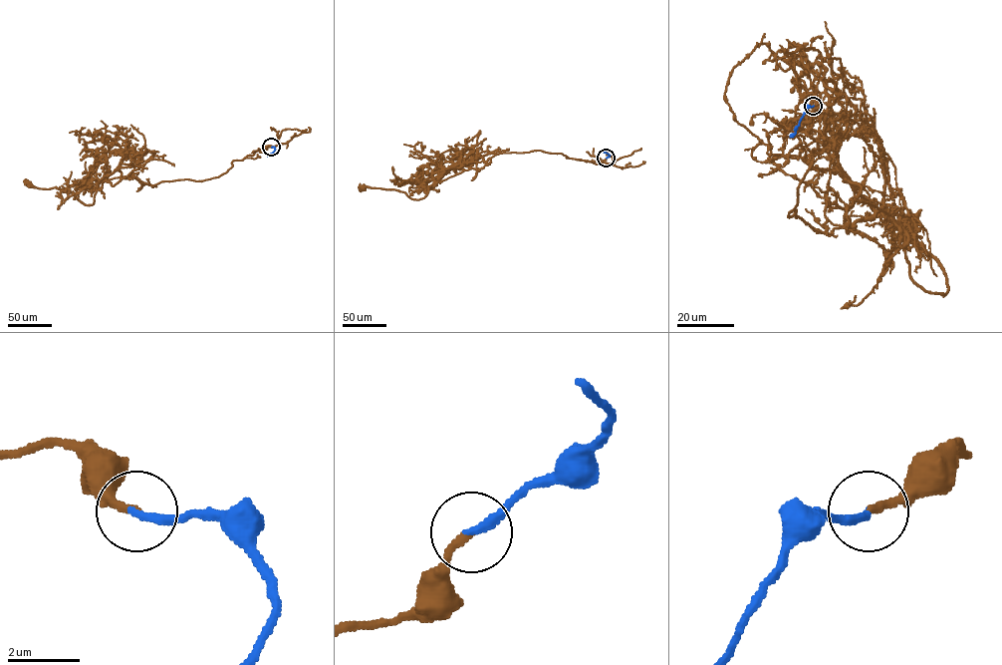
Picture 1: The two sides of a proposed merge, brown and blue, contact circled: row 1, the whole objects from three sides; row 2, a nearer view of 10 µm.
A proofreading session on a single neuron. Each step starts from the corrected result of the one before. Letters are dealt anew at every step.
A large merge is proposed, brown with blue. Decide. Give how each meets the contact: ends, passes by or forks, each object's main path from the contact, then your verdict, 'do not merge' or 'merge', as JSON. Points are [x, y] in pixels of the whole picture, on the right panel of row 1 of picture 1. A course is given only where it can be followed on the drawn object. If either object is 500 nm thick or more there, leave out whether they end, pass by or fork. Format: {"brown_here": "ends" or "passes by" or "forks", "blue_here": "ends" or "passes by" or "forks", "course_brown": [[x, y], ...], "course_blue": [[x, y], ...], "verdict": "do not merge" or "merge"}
{"brown_here": "ends", "blue_here": "ends", "course_brown": [[813, 106], [788, 215], [824, 232], [836, 203], [848, 231], [884, 208], [945, 293], [910, 228]], "course_blue": [[813, 106], [805, 112], [795, 133], [790, 137]], "verdict": "merge"}

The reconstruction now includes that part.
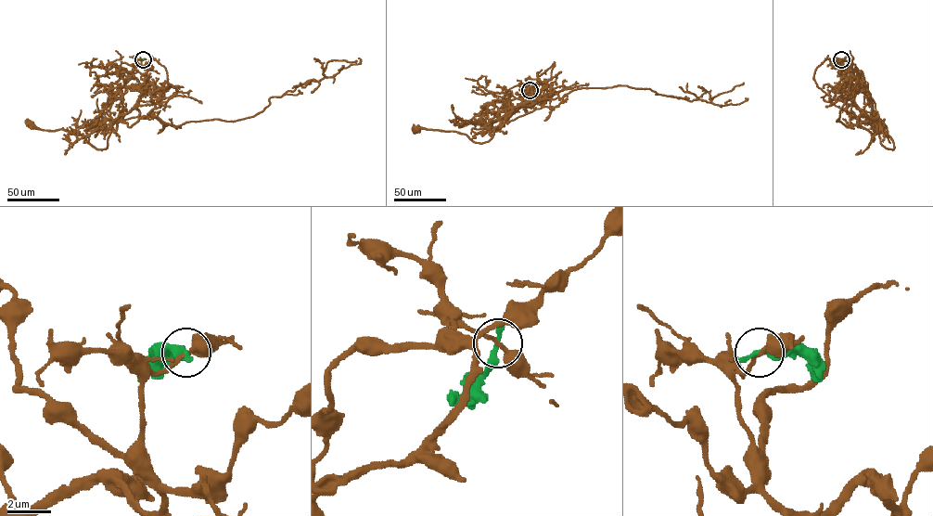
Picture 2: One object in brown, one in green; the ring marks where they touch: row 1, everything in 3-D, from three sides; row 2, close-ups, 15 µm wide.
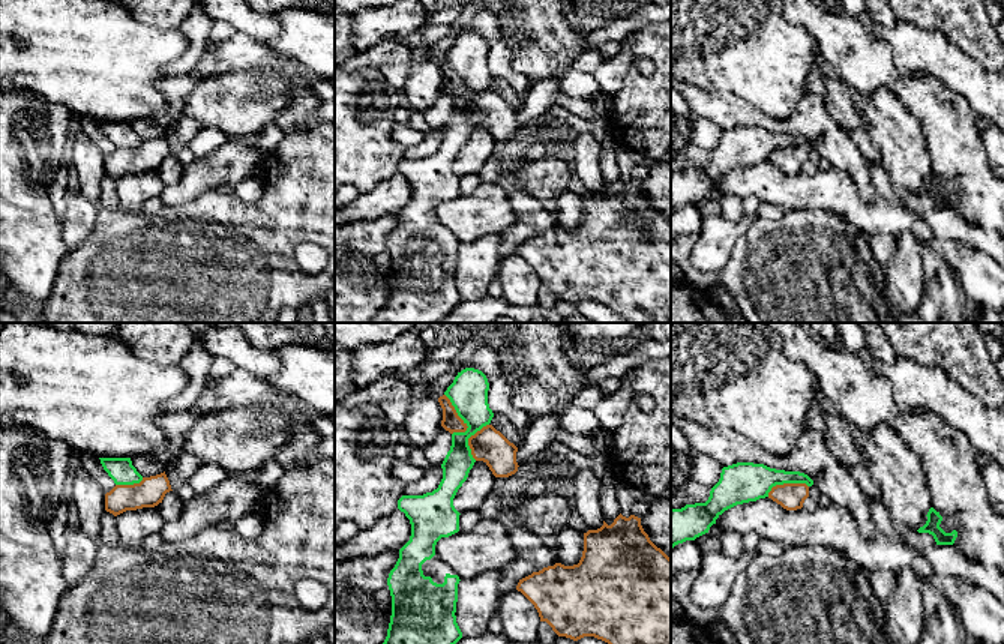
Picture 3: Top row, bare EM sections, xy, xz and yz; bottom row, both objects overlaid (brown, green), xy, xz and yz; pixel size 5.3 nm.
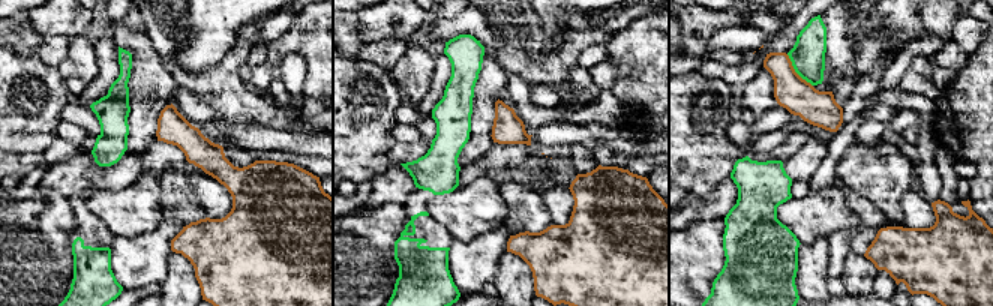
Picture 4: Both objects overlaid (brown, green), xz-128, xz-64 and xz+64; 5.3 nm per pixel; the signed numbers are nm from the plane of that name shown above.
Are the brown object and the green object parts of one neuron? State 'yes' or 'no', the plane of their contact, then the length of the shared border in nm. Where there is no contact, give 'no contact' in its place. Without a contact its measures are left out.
no; contact in xz; length 240 nm

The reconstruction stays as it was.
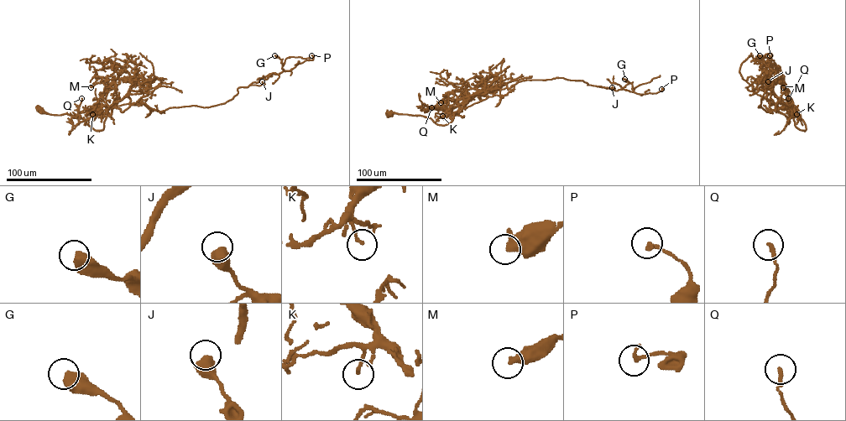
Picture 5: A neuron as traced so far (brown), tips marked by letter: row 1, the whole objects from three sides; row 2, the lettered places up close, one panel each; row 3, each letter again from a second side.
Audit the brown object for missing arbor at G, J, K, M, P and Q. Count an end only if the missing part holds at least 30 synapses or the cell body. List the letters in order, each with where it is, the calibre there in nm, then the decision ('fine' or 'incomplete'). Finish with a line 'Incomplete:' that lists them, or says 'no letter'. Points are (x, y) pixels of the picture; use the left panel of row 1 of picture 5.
G: at (274, 55); 600 nm thick; fine
J: at (262, 81); 650 nm thick; fine
K: at (92, 114); 150 nm thick; fine
M: at (91, 87); 500 nm thick; fine
P: at (311, 55); 200 nm thick; fine
Q: at (81, 98); 180 nm thick; fine
Incomplete: no letter

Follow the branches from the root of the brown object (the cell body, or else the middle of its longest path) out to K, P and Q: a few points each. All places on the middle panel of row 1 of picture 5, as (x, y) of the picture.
K: (390, 114), (422, 116), (444, 125), (451, 121), (459, 107), (447, 108), (442, 116)
P: (390, 114), (422, 116), (444, 125), (472, 96), (509, 89), (528, 80), (563, 78), (643, 94), (661, 89)
Q: (390, 114), (422, 116), (444, 125), (459, 108), (430, 106), (427, 110), (431, 107)

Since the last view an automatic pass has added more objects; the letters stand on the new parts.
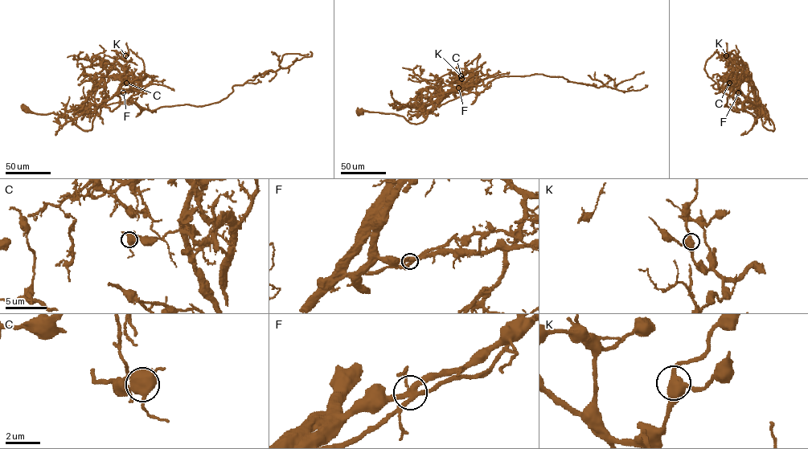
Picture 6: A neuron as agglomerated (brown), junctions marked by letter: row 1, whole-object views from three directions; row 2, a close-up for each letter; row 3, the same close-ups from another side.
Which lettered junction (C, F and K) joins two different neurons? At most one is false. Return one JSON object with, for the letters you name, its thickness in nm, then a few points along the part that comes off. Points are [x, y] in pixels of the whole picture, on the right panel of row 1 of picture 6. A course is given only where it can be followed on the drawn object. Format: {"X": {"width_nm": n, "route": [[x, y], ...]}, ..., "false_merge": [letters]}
{"false_merge": []}

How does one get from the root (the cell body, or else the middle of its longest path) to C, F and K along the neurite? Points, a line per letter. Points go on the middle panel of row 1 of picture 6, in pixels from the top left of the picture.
C: (361, 112), (394, 114), (403, 116), (410, 123), (422, 122), (432, 103), (452, 91), (461, 79)
F: (361, 112), (403, 116), (410, 123), (417, 124), (425, 119), (435, 100), (458, 87)
K: (361, 112), (394, 114), (403, 116), (410, 123), (422, 122), (435, 100), (459, 86), (449, 85), (461, 75)

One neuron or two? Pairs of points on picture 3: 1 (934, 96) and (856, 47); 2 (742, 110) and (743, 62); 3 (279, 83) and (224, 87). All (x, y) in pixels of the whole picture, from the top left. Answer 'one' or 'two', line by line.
1: one
2: two
3: one

